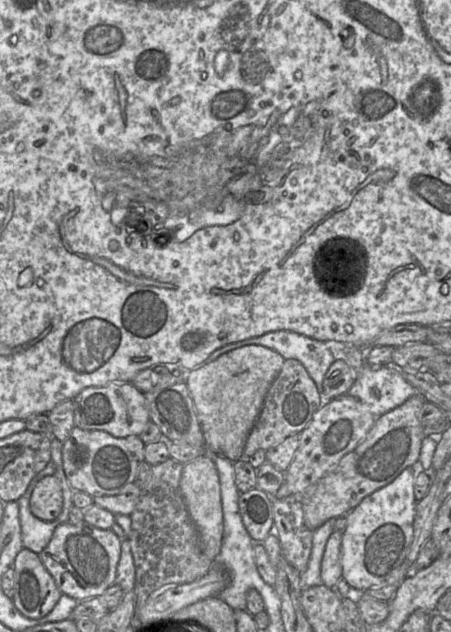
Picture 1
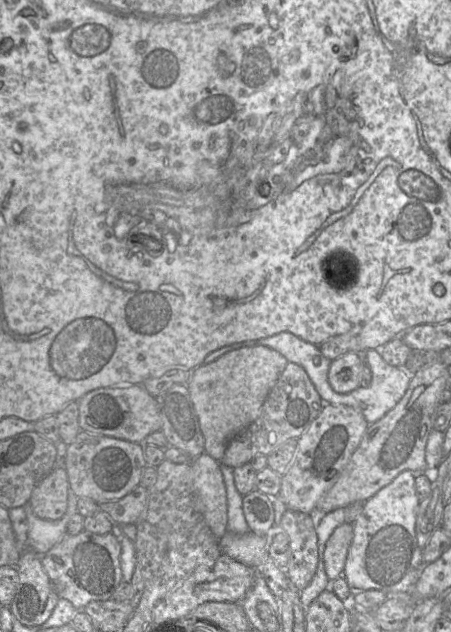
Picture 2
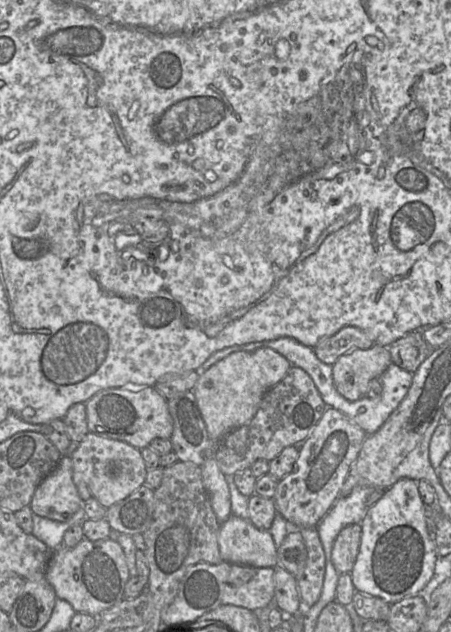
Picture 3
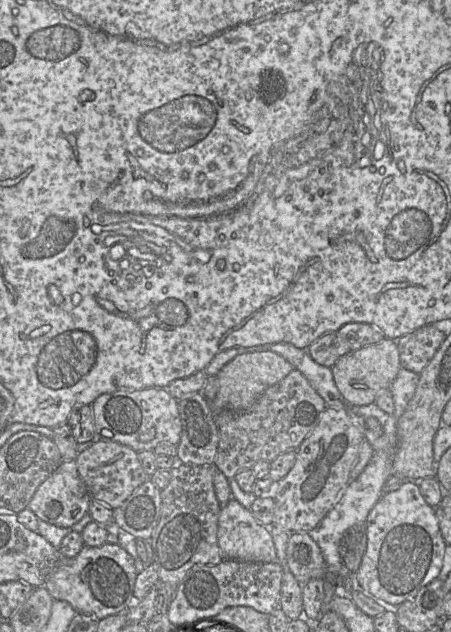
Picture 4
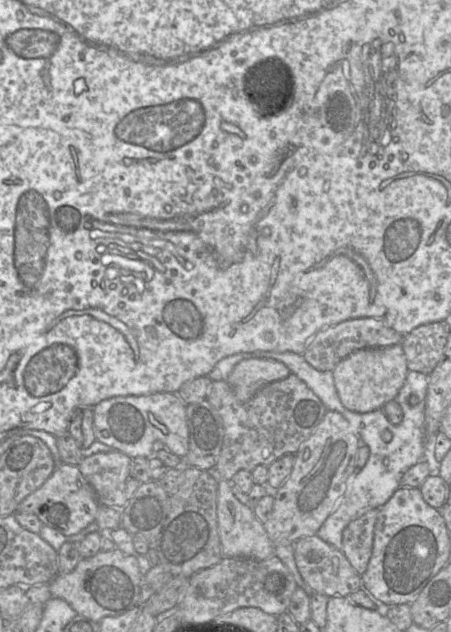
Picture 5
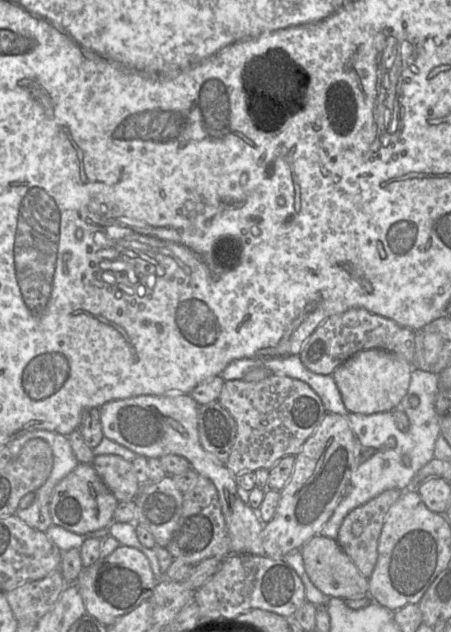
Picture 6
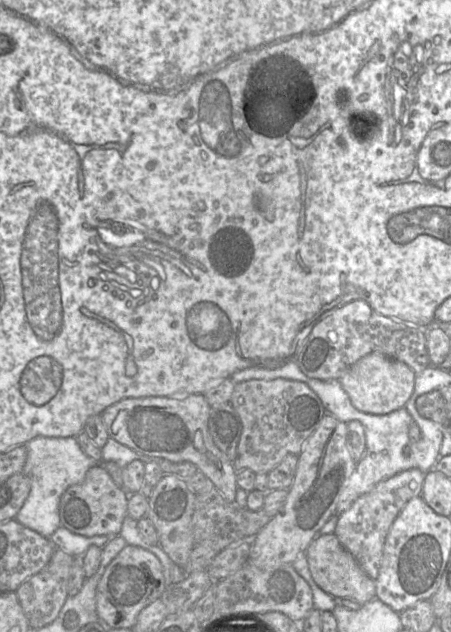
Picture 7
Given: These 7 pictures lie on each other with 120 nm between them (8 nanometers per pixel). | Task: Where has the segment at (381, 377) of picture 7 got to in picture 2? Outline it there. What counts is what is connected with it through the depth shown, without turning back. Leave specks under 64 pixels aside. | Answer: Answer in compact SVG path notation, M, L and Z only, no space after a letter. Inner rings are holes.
M348 352L332 360L328 372L331 388L337 393L350 393L360 386L364 365L363 353Z

